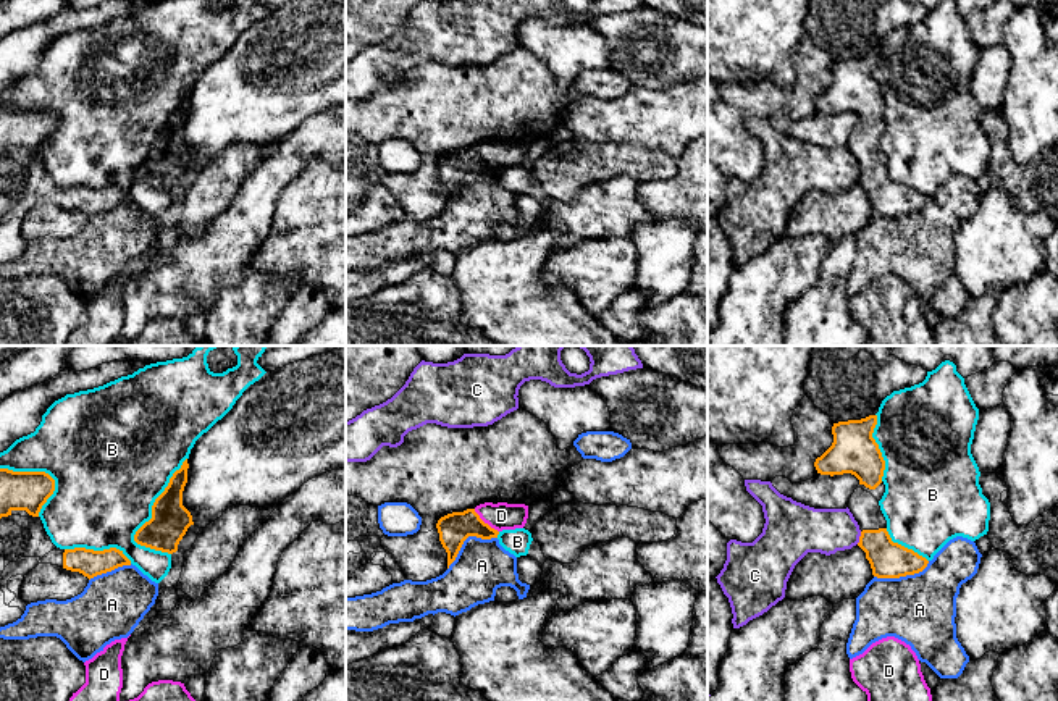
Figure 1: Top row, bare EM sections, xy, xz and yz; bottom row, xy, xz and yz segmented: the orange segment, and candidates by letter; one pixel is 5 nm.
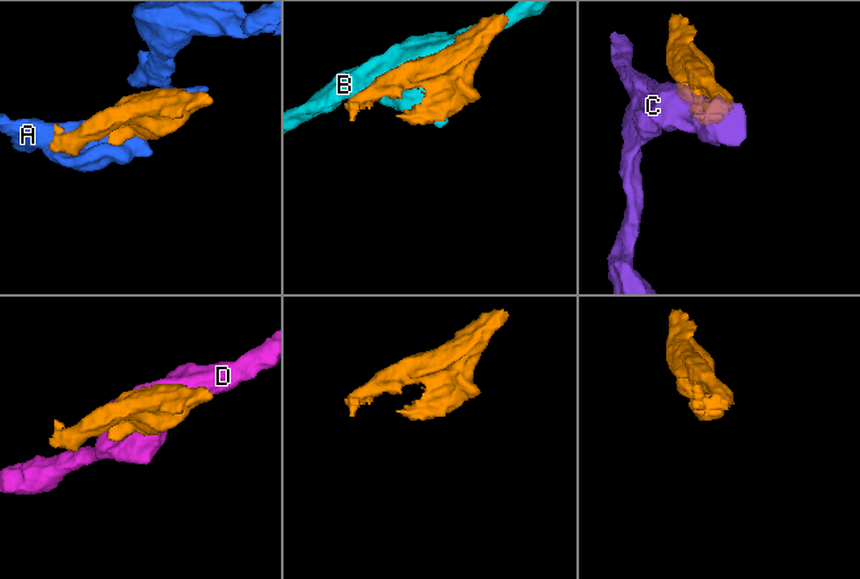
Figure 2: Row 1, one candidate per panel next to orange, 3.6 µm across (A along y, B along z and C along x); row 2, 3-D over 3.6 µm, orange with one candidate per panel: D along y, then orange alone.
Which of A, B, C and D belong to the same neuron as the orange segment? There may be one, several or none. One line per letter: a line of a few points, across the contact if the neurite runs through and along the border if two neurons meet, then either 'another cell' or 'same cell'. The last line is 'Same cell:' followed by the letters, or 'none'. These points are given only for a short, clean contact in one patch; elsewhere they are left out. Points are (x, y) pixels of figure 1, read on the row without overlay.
A: another cell
B: another cell
C: another cell
D: xz (474, 147), (498, 170) | another cell
Same cell: none

